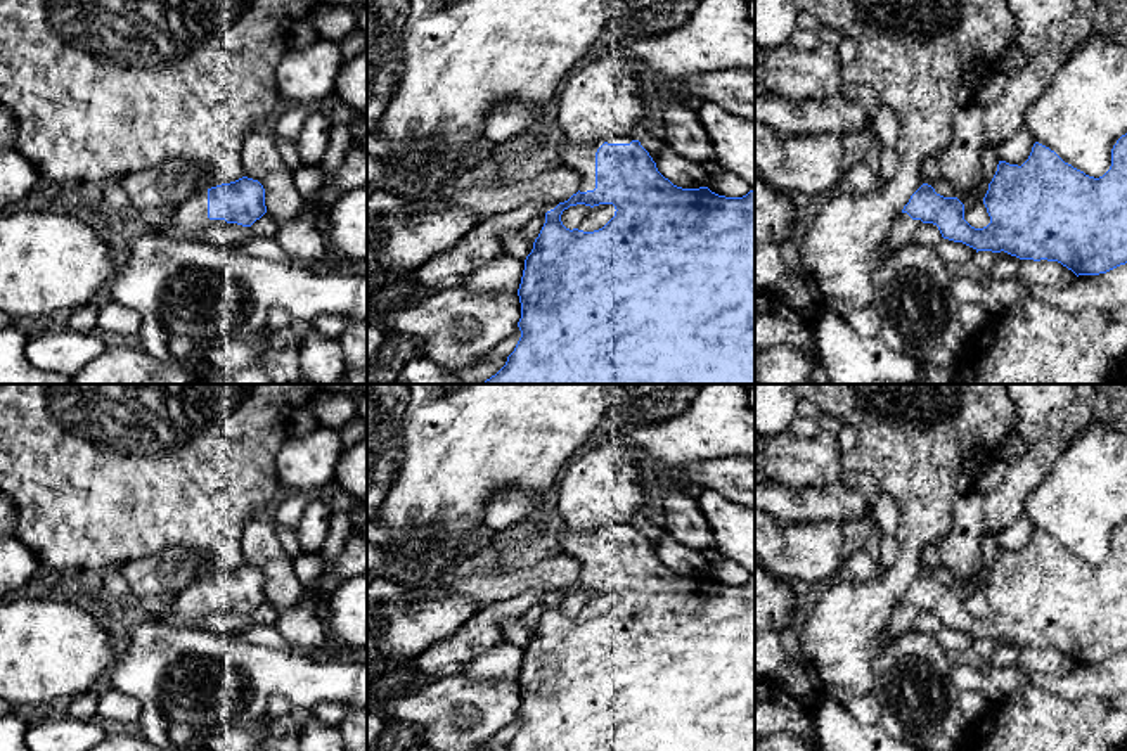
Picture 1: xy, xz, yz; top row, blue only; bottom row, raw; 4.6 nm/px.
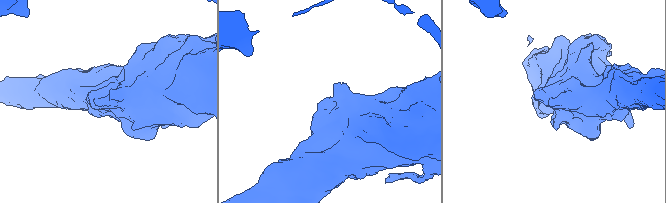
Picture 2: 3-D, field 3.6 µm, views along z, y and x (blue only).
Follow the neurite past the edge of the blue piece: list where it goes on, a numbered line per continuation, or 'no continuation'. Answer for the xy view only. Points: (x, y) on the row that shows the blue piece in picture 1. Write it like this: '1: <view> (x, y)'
1: xy (187, 220)

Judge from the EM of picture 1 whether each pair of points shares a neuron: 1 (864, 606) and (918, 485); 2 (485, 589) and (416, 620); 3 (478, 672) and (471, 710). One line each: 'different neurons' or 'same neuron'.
1: same neuron
2: different neurons
3: different neurons

